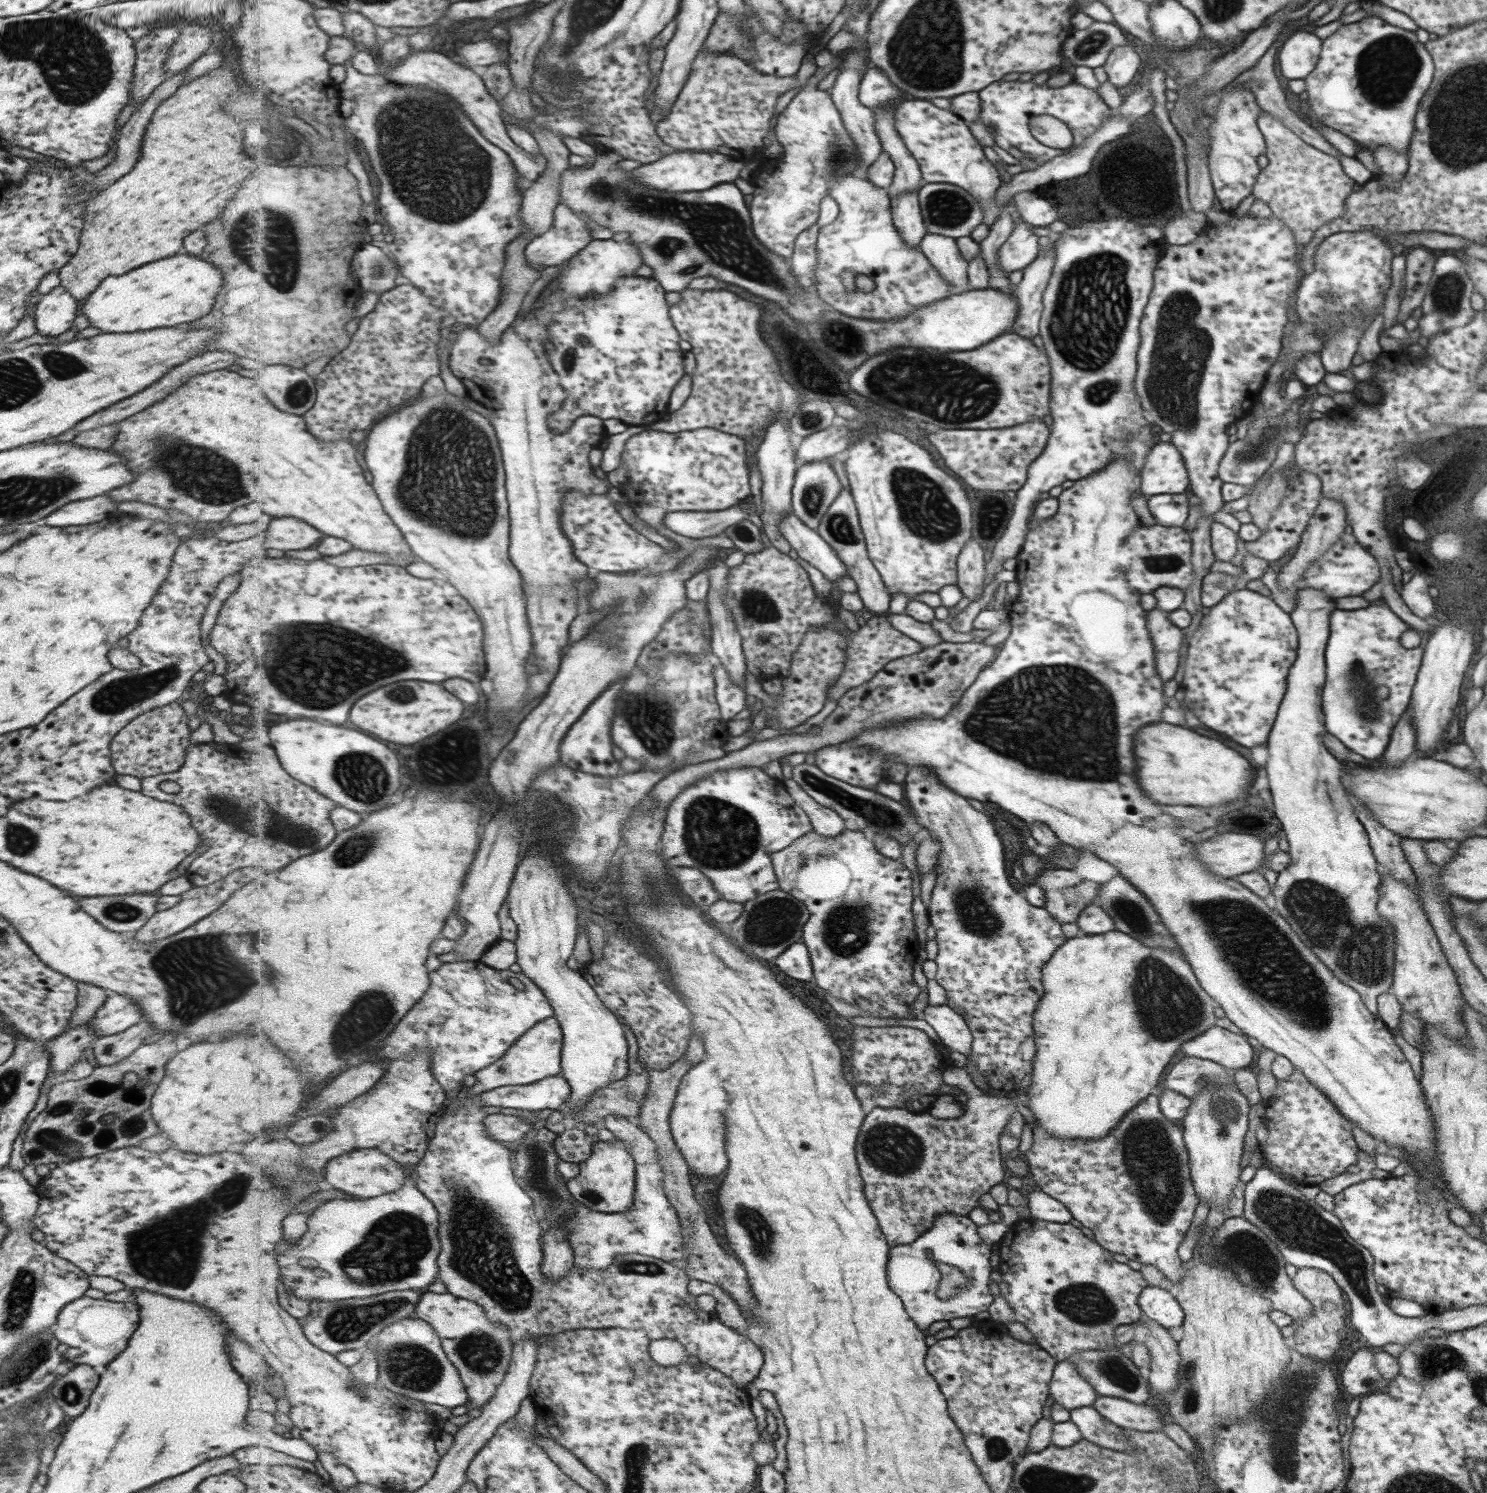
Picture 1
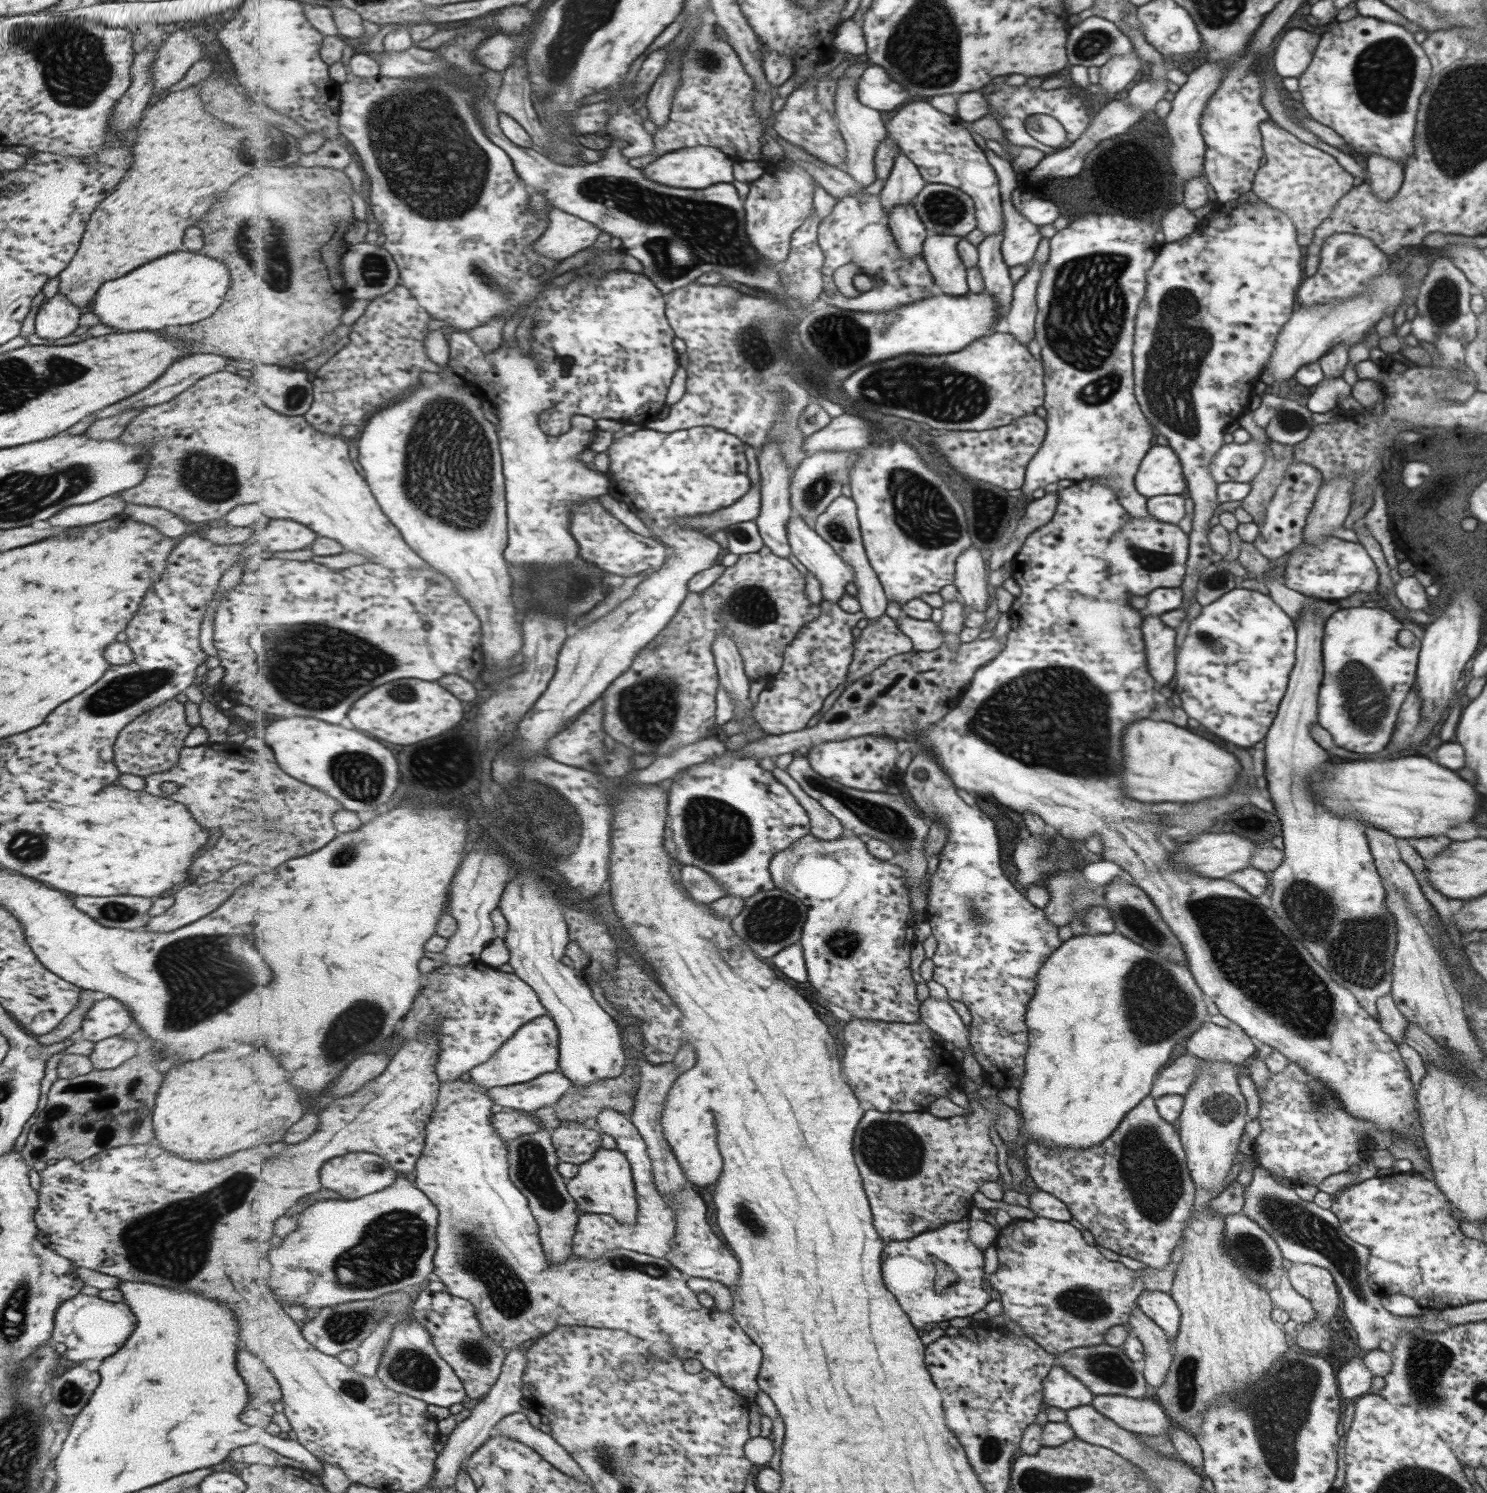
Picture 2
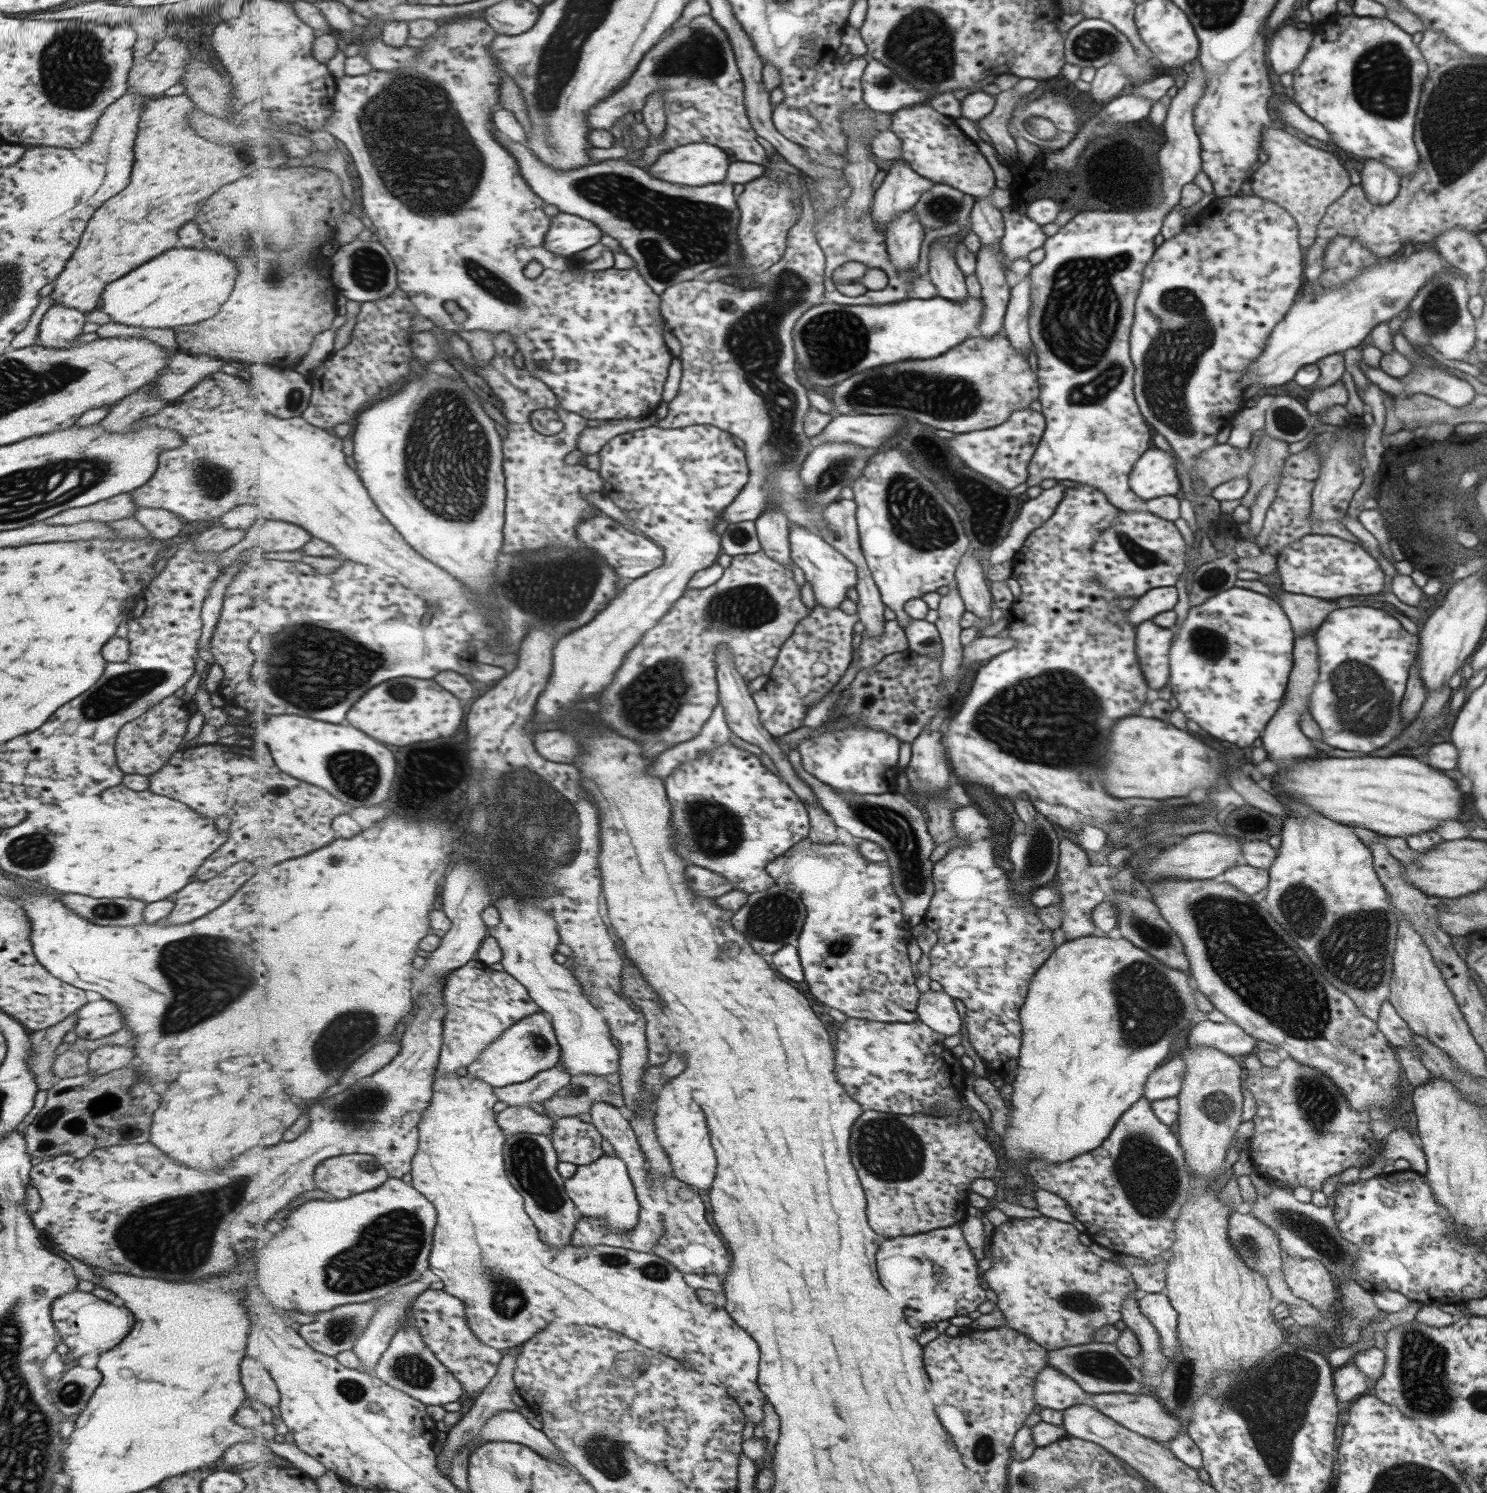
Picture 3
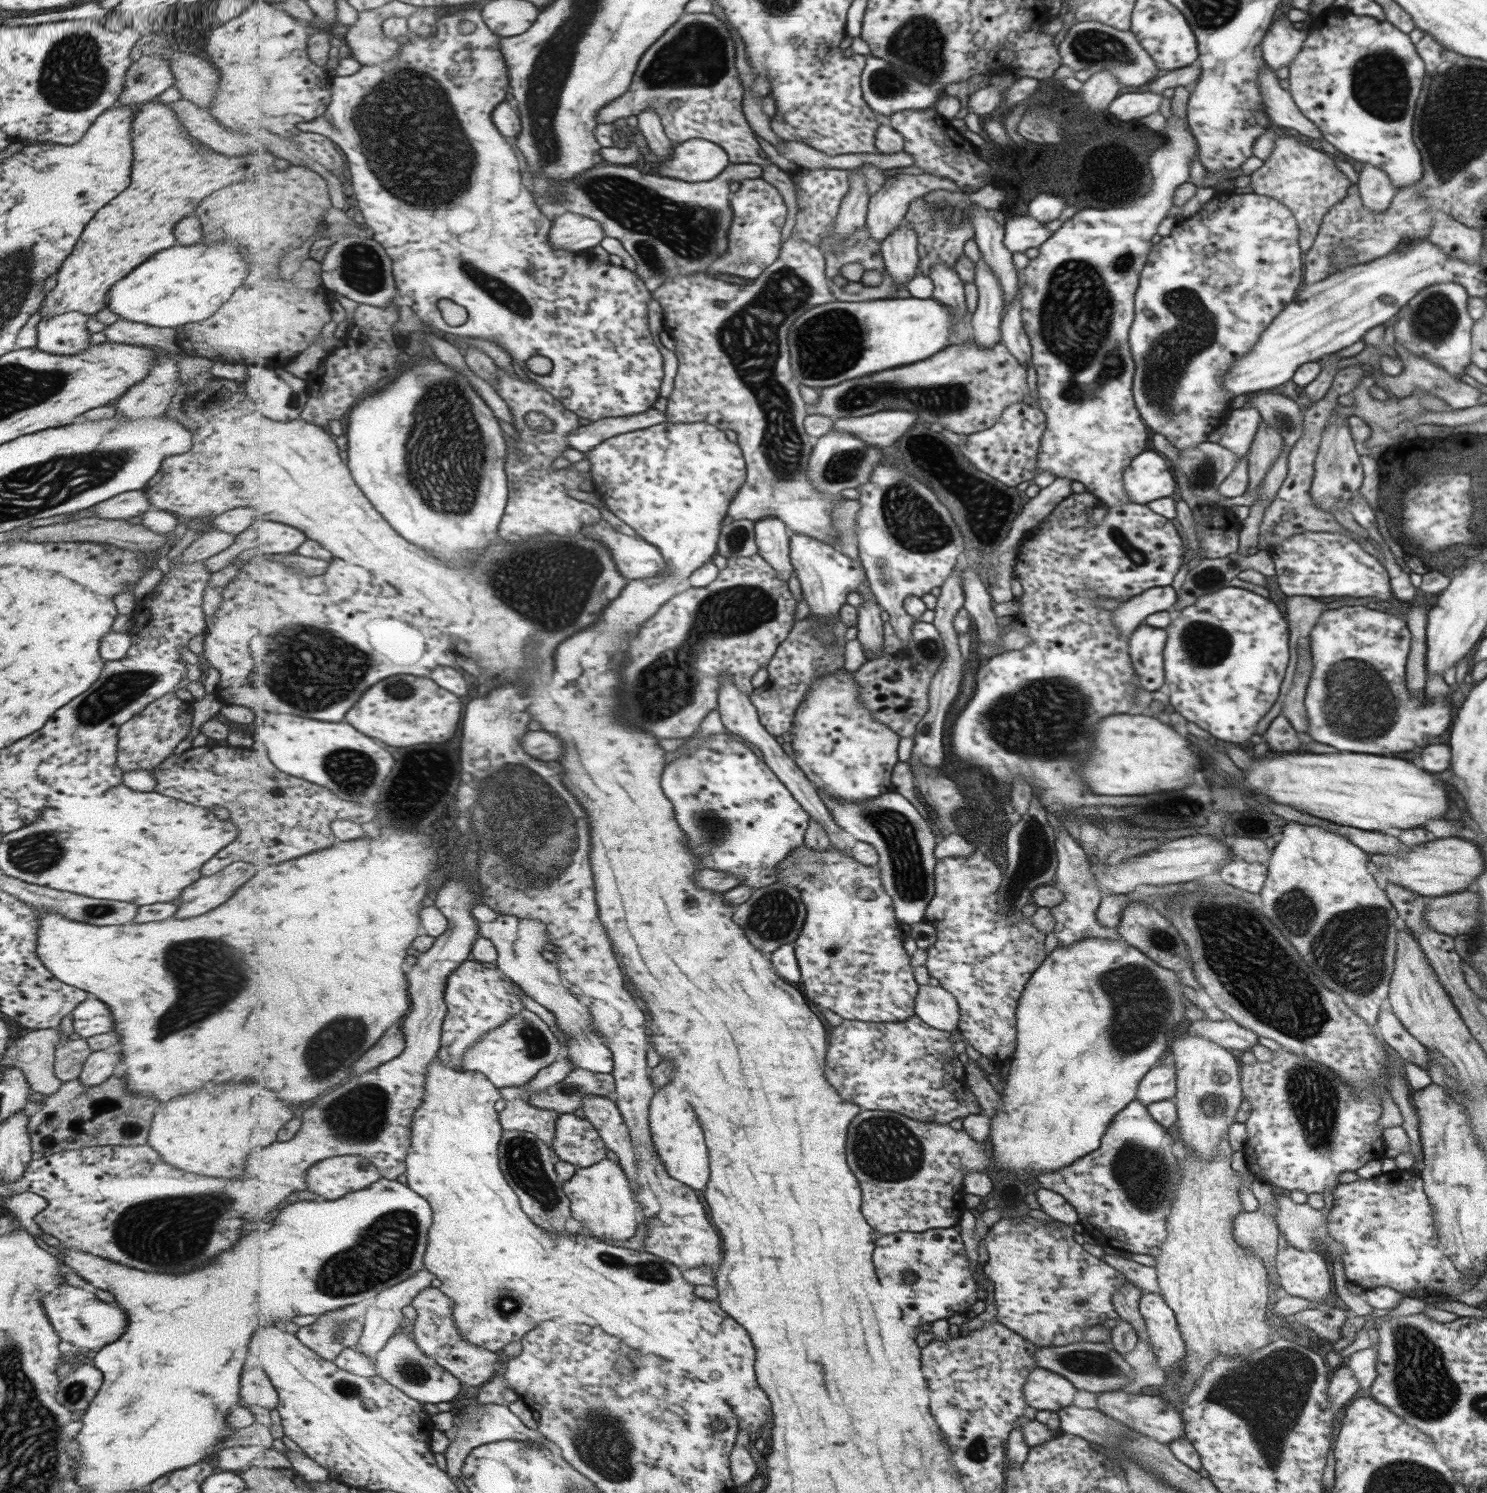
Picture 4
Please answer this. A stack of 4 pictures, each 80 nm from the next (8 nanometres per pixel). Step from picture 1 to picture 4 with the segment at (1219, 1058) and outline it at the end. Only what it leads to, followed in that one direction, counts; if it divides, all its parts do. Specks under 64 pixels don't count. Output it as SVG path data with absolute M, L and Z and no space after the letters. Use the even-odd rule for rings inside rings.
M1208 1018L1190 1021L1188 1034L1197 1034L1234 1054L1242 1053L1257 1043L1257 1035L1229 1018L1211 1021Z

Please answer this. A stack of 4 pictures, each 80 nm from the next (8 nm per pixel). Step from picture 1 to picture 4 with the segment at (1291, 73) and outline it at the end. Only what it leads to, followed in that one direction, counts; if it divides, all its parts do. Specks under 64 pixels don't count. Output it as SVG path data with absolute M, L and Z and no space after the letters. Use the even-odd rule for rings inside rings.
M1285 15L1276 18L1266 30L1260 45L1265 65L1272 70L1288 66L1303 49L1308 37L1309 32L1303 28L1295 29Z

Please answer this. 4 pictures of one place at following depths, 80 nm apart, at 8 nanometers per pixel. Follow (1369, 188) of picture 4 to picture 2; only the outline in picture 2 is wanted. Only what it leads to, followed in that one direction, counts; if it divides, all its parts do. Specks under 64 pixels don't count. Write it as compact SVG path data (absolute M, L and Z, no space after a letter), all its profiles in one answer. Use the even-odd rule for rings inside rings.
M1368 155L1365 166L1367 177L1363 183L1370 186L1371 192L1381 201L1394 196L1402 184L1404 165L1381 155Z

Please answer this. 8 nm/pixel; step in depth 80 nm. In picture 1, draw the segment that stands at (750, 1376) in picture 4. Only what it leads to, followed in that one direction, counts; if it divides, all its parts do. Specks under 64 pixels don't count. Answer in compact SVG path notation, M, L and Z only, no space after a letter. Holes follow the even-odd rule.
M462 1086L460 1090L452 1090L452 1092L447 1092L446 1095L449 1100L459 1100L463 1102L464 1106L447 1113L445 1107L443 1108L441 1115L438 1117L439 1121L436 1125L434 1137L430 1140L430 1148L425 1153L424 1158L415 1166L414 1170L418 1173L418 1179L415 1182L419 1190L422 1190L423 1194L427 1195L427 1198L431 1198L431 1202L435 1202L435 1206L439 1206L441 1224L445 1226L445 1228L439 1230L439 1232L441 1232L441 1234L439 1234L439 1236L441 1236L440 1241L443 1242L443 1252L441 1252L441 1256L438 1258L440 1269L438 1280L446 1286L447 1293L457 1295L458 1298L470 1299L472 1302L477 1302L479 1306L483 1306L483 1310L487 1312L487 1316L493 1322L500 1322L500 1324L508 1326L513 1343L531 1337L545 1339L548 1336L561 1334L561 1332L565 1332L565 1330L583 1328L633 1328L633 1330L645 1330L651 1340L663 1340L663 1338L679 1340L683 1346L687 1347L691 1359L698 1359L703 1363L715 1367L717 1370L723 1371L729 1378L732 1378L732 1381L737 1386L749 1389L749 1386L758 1378L759 1373L763 1371L762 1368L766 1362L762 1348L759 1347L757 1343L753 1343L752 1340L749 1339L748 1334L740 1332L734 1327L727 1326L716 1313L709 1313L710 1317L707 1318L707 1320L701 1318L701 1314L707 1314L707 1312L701 1312L701 1310L699 1310L697 1298L690 1292L690 1276L686 1274L686 1270L683 1269L681 1265L643 1254L620 1254L616 1257L617 1260L615 1260L615 1264L612 1264L606 1270L581 1269L580 1266L573 1267L573 1271L571 1271L567 1281L569 1284L553 1284L553 1282L557 1281L551 1281L551 1279L545 1278L545 1276L543 1276L543 1270L541 1270L541 1264L543 1264L543 1260L545 1260L545 1254L543 1254L544 1227L537 1206L534 1203L534 1198L531 1198L531 1195L527 1194L527 1191L518 1183L515 1176L513 1146L490 1137L489 1130L486 1129L485 1123L488 1114L485 1110L480 1109L485 1108L486 1102L482 1102L482 1098L477 1097L479 1094L470 1094L469 1087Z

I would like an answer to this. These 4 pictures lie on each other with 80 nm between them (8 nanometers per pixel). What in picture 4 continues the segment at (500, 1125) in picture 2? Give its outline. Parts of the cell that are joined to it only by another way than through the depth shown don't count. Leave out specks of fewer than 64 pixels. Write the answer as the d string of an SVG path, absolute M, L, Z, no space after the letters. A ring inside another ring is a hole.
M519 1099L507 1101L507 1105L499 1113L504 1130L535 1133L554 1152L553 1141L560 1112L539 1108Z

